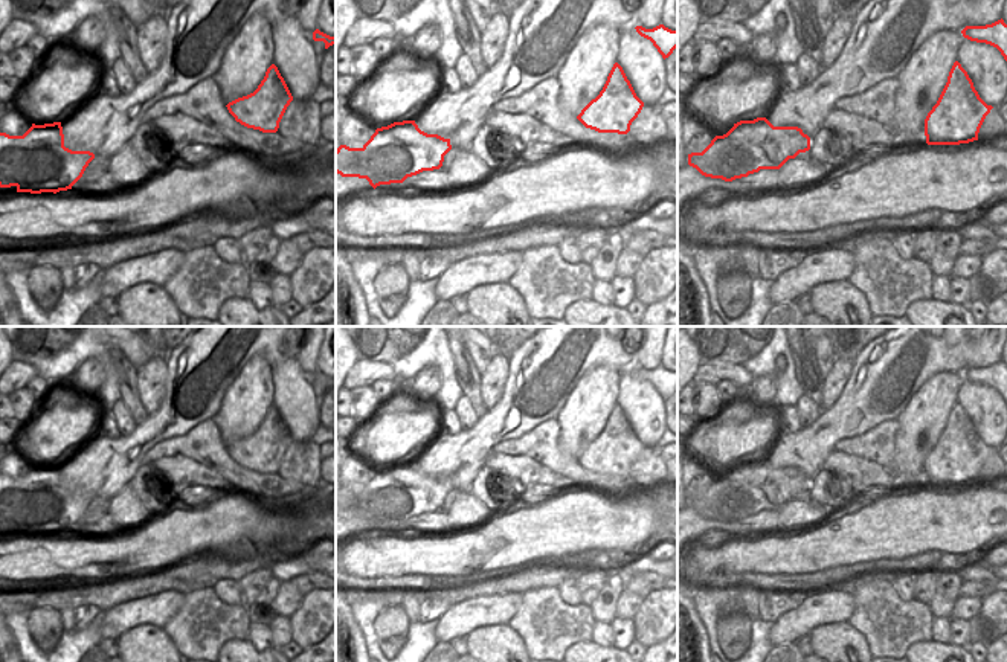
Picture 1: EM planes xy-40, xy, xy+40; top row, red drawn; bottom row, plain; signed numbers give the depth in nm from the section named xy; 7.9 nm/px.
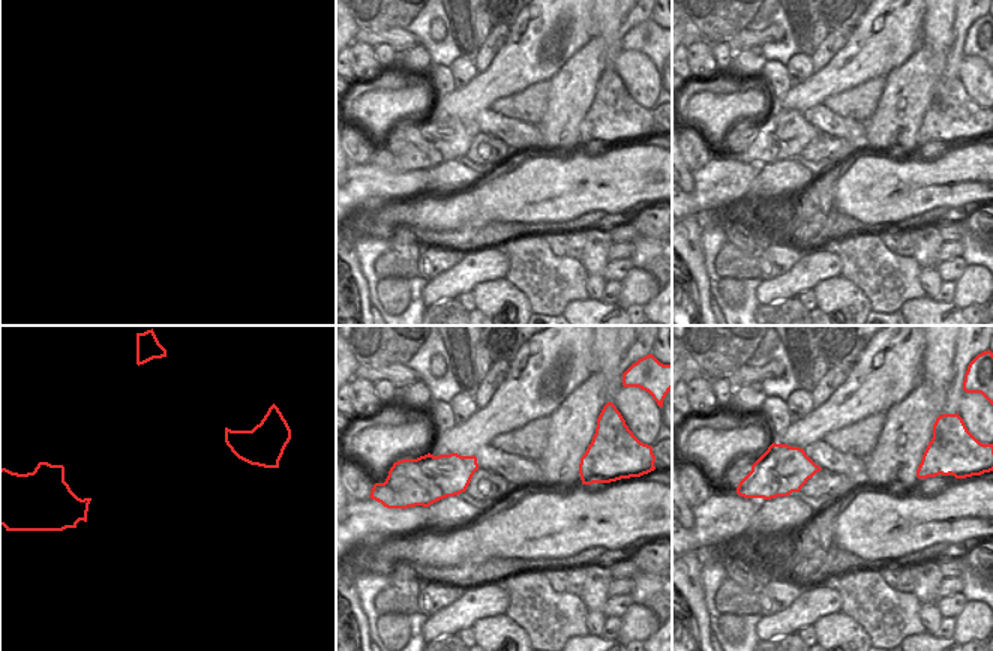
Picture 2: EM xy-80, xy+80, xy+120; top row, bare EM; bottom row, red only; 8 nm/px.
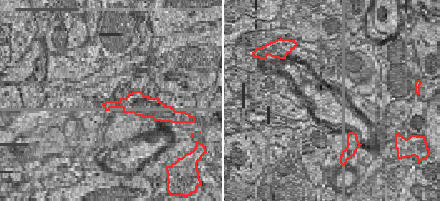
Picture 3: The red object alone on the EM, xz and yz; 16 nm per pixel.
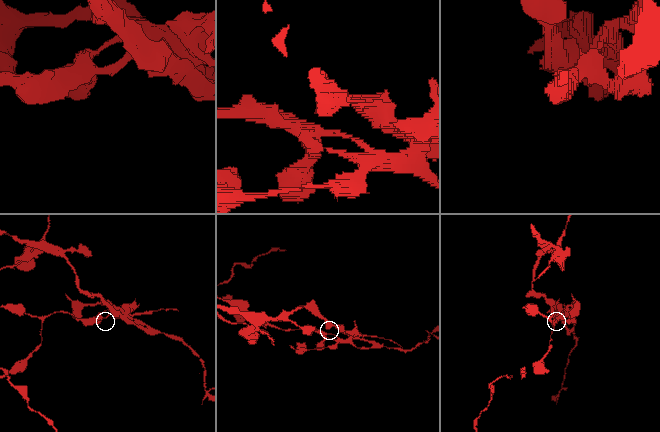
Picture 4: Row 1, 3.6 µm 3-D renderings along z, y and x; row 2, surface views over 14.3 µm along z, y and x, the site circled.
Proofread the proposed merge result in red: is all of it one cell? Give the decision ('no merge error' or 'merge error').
merge error

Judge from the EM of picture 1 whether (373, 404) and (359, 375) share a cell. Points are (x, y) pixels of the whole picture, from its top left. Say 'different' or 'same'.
different

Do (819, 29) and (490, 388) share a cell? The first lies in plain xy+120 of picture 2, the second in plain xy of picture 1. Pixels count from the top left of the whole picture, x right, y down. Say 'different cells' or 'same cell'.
different cells

